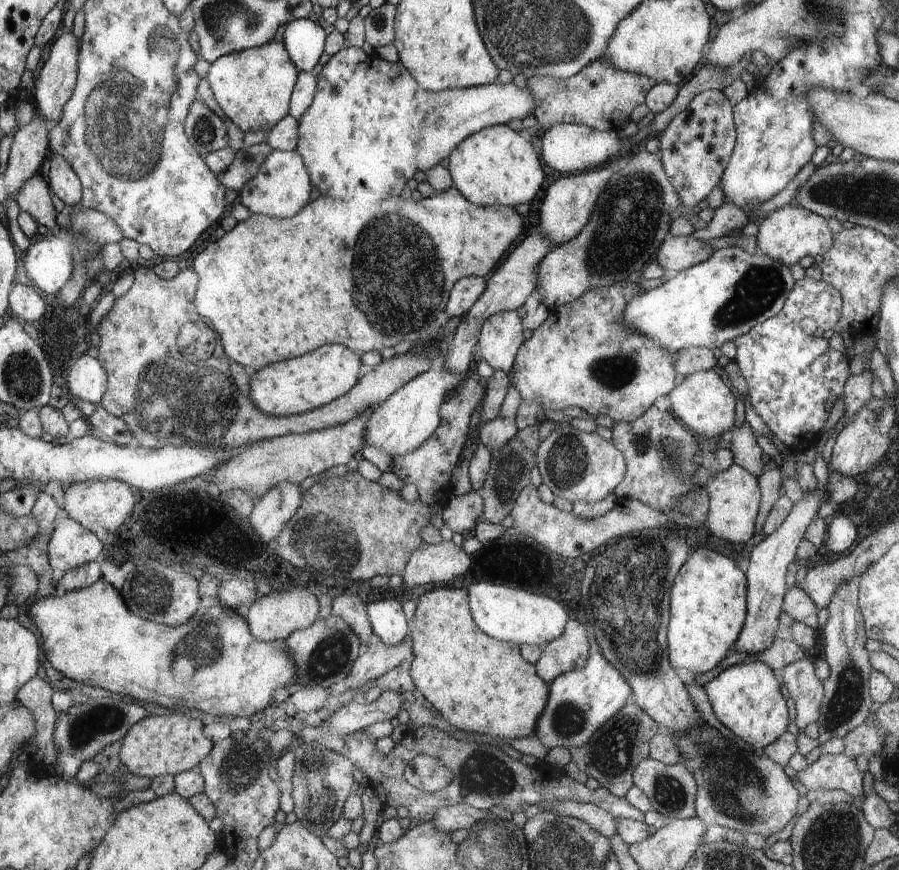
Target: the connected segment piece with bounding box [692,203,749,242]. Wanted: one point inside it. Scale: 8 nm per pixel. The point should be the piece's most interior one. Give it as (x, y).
(728, 217)

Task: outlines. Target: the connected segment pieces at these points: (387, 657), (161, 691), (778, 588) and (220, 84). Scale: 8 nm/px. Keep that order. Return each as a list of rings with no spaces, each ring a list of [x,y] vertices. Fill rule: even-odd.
[[[410,635],[398,646],[386,646],[382,640],[373,638],[364,654],[356,658],[355,666],[346,678],[346,688],[364,690],[386,672],[394,670],[404,661],[411,662],[413,658]]]
[[[101,578],[80,590],[66,591],[62,597],[48,596],[38,600],[31,606],[28,618],[32,626],[41,631],[44,654],[56,672],[80,684],[118,692],[140,702],[154,702],[172,711],[186,706],[191,712],[206,713],[211,720],[249,717],[270,706],[278,688],[296,682],[297,666],[284,641],[262,642],[251,633],[246,618],[221,604],[204,607],[190,621],[169,627],[130,612],[124,604],[123,595]],[[176,656],[204,656],[206,660],[188,660],[188,666],[194,666],[192,676],[188,680],[180,680],[176,678],[176,666],[172,668]]]
[[[810,490],[793,504],[792,512],[784,520],[782,526],[774,534],[769,534],[759,544],[752,547],[752,553],[748,558],[748,618],[747,624],[739,634],[739,640],[735,642],[732,650],[742,654],[760,654],[768,650],[774,644],[774,632],[778,626],[778,616],[782,612],[782,598],[786,592],[786,570],[788,564],[796,558],[796,548],[805,538],[807,526],[817,517],[820,506],[828,499],[825,490]]]
[[[272,39],[264,46],[232,52],[214,61],[207,72],[207,80],[224,114],[244,134],[248,134],[256,130],[270,132],[284,116],[290,114],[291,94],[299,73],[284,43]]]

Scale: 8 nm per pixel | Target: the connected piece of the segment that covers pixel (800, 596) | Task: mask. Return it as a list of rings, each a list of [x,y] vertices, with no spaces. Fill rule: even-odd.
[[[792,587],[788,590],[787,597],[784,598],[784,612],[787,619],[808,624],[810,628],[820,627],[818,622],[818,612],[820,608],[815,601],[800,587]]]

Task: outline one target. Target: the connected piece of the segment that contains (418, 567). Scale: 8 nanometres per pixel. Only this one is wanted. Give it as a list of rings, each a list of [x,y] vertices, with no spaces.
[[[453,541],[440,544],[424,543],[411,556],[407,568],[401,573],[407,587],[446,583],[464,574],[472,564],[471,556]]]

